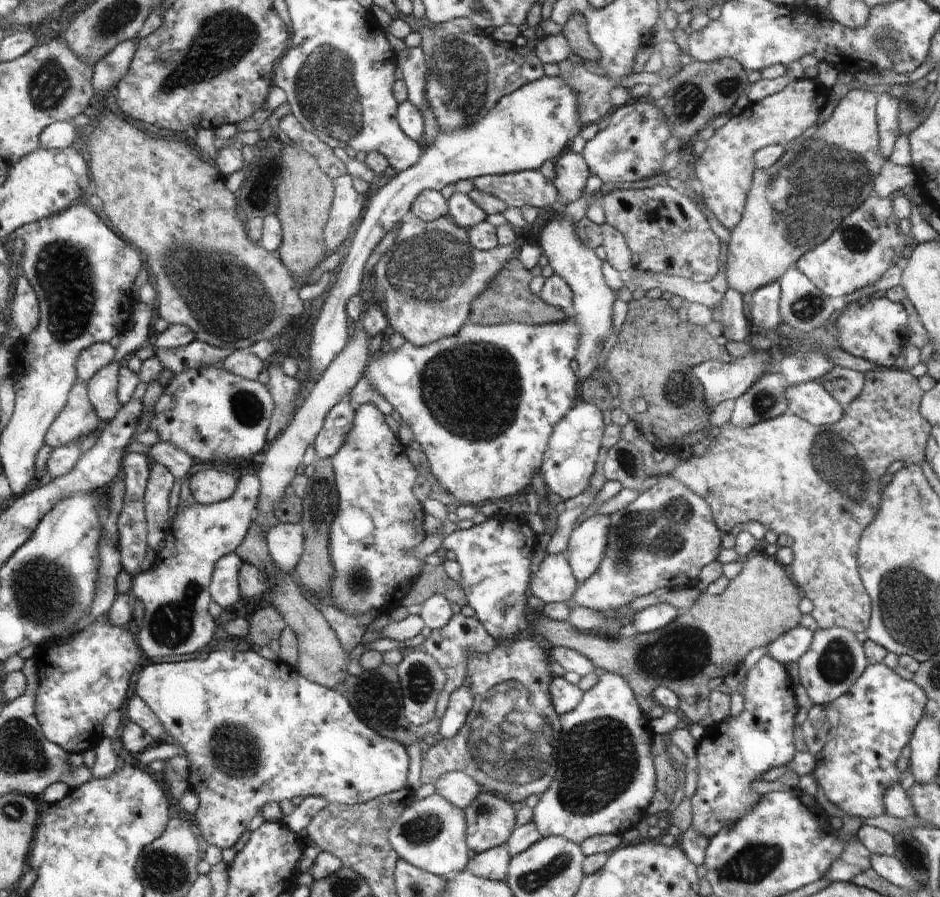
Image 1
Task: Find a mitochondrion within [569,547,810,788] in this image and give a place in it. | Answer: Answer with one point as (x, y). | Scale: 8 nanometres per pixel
(681, 653)

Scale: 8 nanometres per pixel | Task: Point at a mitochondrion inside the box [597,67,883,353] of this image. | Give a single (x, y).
(821, 179)

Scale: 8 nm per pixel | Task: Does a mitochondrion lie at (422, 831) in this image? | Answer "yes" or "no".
yes

